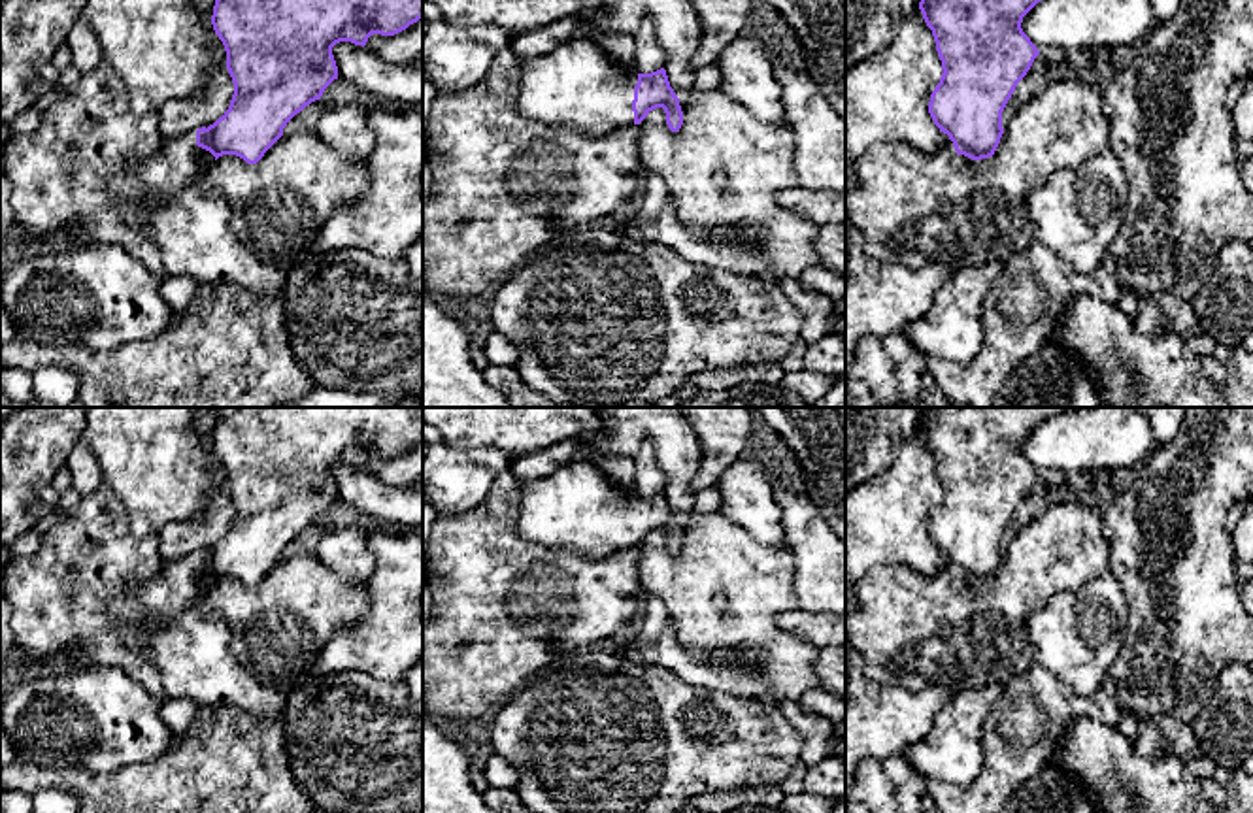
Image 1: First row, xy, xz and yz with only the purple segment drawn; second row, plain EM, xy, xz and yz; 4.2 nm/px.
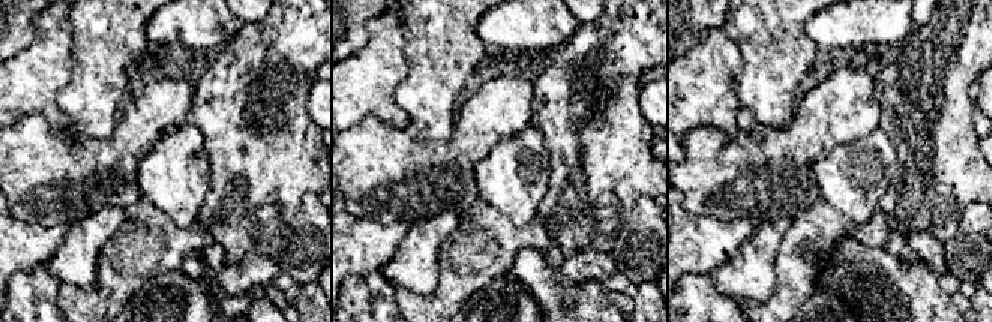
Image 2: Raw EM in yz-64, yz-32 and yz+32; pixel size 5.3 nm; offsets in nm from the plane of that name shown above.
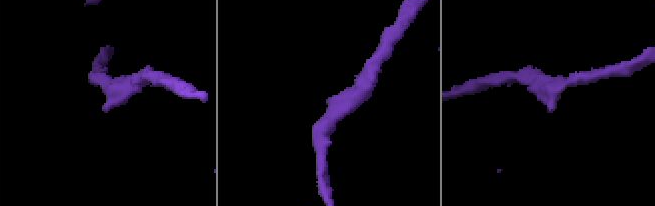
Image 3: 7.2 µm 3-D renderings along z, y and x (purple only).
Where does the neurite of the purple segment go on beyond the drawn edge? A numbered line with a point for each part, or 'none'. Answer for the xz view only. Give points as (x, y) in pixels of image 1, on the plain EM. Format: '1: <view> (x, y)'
1: xz (578, 508)

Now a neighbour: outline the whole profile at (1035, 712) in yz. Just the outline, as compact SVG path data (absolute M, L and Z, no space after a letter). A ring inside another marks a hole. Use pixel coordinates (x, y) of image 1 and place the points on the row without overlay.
M1034 662L1004 683L983 721L983 764L976 783L957 787L927 779L927 790L940 813L998 813L1044 766L1044 756L1068 736L1076 719L1115 726L1121 715L1110 677L1096 692L1081 696Z

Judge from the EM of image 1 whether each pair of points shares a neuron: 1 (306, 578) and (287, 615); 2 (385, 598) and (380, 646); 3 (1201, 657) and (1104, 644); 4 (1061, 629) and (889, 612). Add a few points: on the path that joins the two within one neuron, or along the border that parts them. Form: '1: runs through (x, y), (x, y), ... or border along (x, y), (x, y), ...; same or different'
1: runs through (300, 587), (300, 602), (297, 606); same
2: runs through (385, 610), (385, 634); same
3: border along (1127, 602), (1127, 630), (1106, 676); different
4: border along (1057, 593), (1027, 619), (1027, 642), (1033, 661); different

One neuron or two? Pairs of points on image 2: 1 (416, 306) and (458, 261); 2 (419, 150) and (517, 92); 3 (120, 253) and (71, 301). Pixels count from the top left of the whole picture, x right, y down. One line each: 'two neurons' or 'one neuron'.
1: one neuron
2: one neuron
3: one neuron

